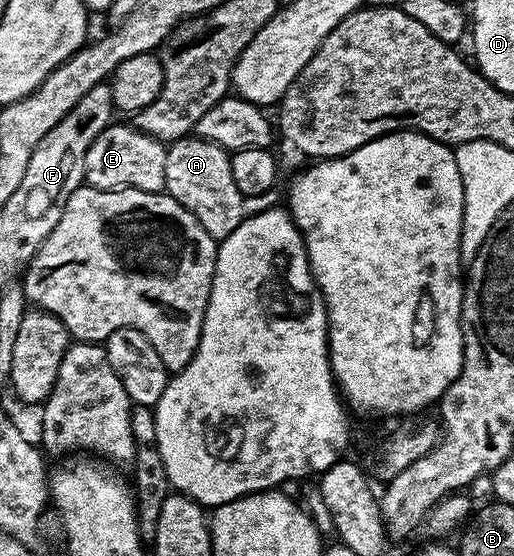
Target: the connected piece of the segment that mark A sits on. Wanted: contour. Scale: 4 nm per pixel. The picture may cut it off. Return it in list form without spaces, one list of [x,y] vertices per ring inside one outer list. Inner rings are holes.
[[[197,134],[173,141],[166,150],[165,191],[198,219],[200,226],[204,226],[204,230],[215,242],[228,238],[228,234],[232,234],[232,230],[236,230],[236,226],[240,226],[244,219],[244,198],[240,190],[236,190],[230,158],[231,153],[225,148],[216,146]]]

